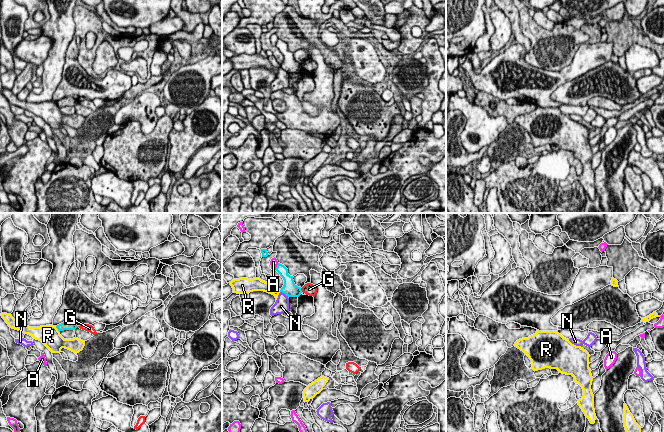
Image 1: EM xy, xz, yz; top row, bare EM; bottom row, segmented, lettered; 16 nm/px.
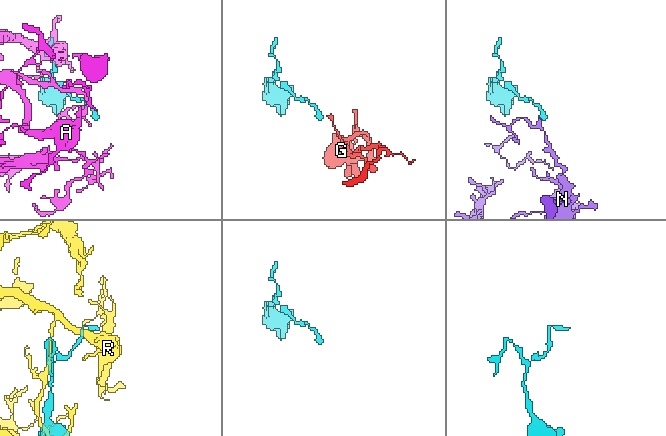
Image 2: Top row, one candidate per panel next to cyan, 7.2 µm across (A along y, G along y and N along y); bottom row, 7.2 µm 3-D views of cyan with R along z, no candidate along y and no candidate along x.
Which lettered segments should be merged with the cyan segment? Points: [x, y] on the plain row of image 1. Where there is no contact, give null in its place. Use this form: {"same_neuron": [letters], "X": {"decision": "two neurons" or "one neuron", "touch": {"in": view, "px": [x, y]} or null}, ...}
{"same_neuron": [], "A": {"decision": "two neurons", "touch": {"in": "xz", "px": [277, 42]}}, "G": {"decision": "two neurons", "touch": {"in": "xz", "px": [301, 66]}}, "N": {"decision": "two neurons", "touch": {"in": "xz", "px": [284, 69]}}, "R": {"decision": "two neurons", "touch": {"in": "xy", "px": [57, 104]}}}

